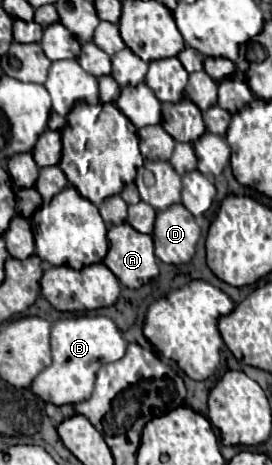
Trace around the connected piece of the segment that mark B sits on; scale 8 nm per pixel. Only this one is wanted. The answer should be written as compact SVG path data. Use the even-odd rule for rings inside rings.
M81 315L81 317L69 317L59 319L51 325L51 353L53 363L45 367L35 381L31 383L31 391L41 397L45 403L53 405L73 405L89 399L93 393L95 373L103 363L117 361L125 355L127 343L121 337L117 325L103 315Z

